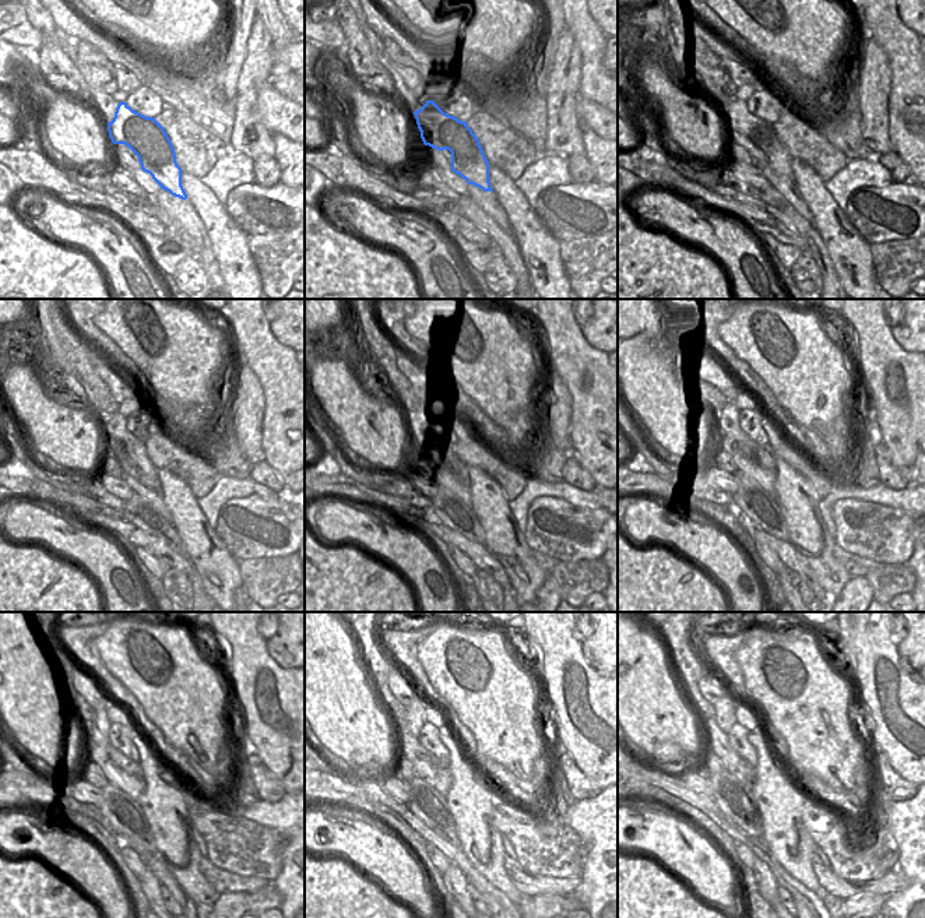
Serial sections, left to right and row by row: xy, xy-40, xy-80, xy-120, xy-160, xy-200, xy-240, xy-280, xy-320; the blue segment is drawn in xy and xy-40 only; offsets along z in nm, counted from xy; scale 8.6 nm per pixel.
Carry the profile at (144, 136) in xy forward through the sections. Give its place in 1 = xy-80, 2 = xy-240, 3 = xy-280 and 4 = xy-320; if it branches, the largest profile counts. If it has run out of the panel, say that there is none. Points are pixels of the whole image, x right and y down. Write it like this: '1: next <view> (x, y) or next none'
1: next xy-80 (758, 137)
2: next xy-240 (98, 731)
3: next xy-280 (398, 685)
4: next xy-320 (711, 688)

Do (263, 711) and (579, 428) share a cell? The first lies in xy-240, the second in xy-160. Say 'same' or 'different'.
same

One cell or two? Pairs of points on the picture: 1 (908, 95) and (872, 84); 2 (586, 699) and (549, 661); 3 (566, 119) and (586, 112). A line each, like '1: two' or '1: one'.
1: two
2: one
3: two

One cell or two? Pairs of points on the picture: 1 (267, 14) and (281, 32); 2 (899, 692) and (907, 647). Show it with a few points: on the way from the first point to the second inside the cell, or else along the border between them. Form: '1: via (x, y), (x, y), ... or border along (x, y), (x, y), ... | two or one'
1: via (271, 18), (278, 28) | one
2: border along (896, 640), (900, 664), (910, 672) | two

